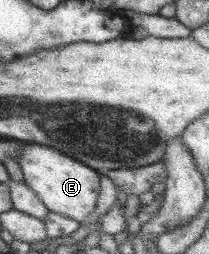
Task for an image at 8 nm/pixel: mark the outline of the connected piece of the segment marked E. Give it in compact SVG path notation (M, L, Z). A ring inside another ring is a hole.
M28 143L22 150L21 164L25 181L56 213L84 223L99 209L100 194L103 193L101 170L72 157L48 144Z

